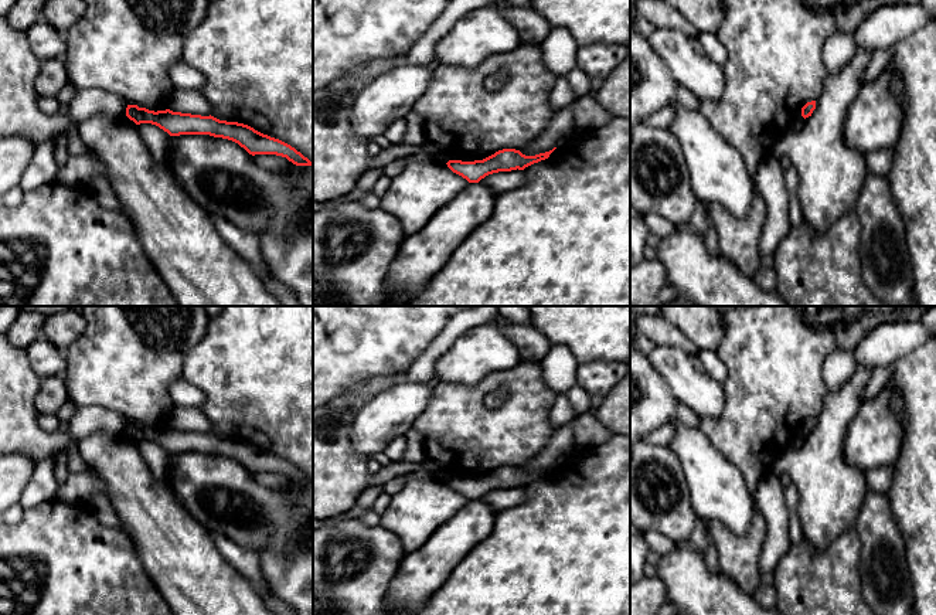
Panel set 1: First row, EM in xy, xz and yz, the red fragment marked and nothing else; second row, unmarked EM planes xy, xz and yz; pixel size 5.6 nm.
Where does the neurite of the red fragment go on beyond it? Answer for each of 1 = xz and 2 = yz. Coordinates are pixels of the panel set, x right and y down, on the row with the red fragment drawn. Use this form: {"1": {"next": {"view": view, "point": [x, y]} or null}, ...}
{"1": {"next": null}, "2": {"next": null}}

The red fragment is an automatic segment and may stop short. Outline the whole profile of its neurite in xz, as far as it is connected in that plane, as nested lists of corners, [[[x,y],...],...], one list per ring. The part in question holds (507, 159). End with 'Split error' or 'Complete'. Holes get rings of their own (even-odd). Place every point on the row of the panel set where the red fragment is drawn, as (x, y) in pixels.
[[[557,147],[535,156],[525,156],[515,149],[503,149],[483,160],[449,160],[446,164],[453,173],[462,176],[469,183],[479,183],[481,179],[493,173],[511,171],[517,169],[524,170],[534,163],[548,159],[555,149]]]. Complete

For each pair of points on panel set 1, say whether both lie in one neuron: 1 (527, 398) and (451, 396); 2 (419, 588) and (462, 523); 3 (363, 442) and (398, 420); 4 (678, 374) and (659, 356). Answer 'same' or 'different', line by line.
1: same
2: same
3: same
4: same

